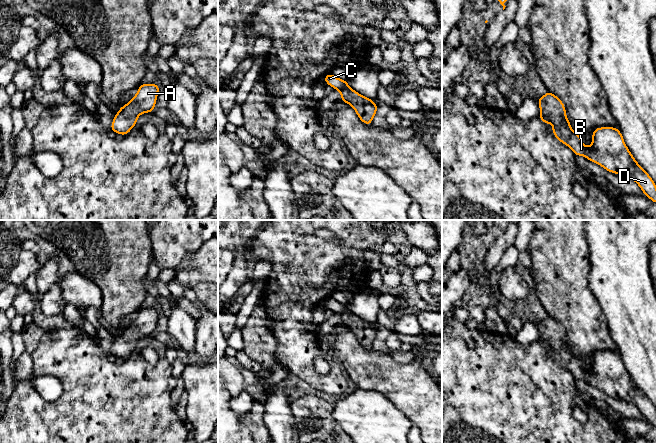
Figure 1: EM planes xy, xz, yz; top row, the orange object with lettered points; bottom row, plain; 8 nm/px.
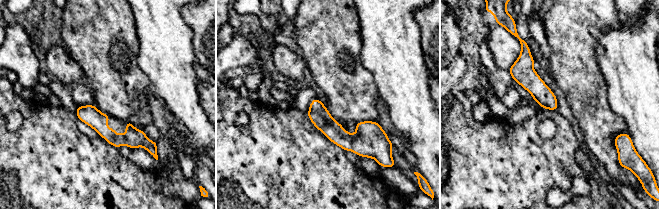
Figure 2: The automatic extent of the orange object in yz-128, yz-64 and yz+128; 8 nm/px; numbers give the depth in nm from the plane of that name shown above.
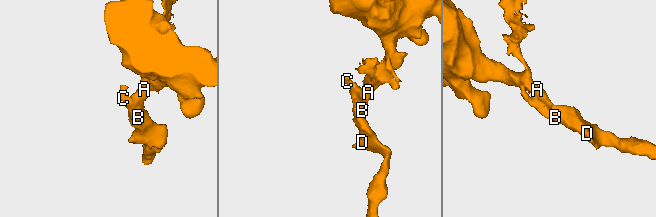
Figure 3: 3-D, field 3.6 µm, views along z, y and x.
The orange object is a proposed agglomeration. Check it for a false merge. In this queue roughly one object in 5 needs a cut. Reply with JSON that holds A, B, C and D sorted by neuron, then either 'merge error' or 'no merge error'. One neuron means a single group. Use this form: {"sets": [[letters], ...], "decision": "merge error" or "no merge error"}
{"sets": [["A", "B", "C", "D"]], "decision": "no merge error"}

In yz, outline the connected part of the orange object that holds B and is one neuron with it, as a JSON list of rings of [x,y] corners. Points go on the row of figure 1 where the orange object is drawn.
[[[547,91],[544,96],[538,97],[538,104],[541,121],[554,125],[551,130],[555,138],[571,148],[575,156],[582,155],[608,172],[635,181],[644,195],[656,203],[656,184],[631,154],[619,128],[608,126],[594,129],[592,144],[586,147],[580,135],[570,127],[564,103],[555,94]]]

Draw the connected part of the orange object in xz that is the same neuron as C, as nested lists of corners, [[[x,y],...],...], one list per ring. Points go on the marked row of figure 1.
[[[332,73],[327,74],[323,80],[333,89],[340,92],[341,102],[349,104],[364,124],[372,124],[372,119],[378,109],[378,105],[373,102],[374,99],[362,96],[348,85],[347,80],[339,79]]]

